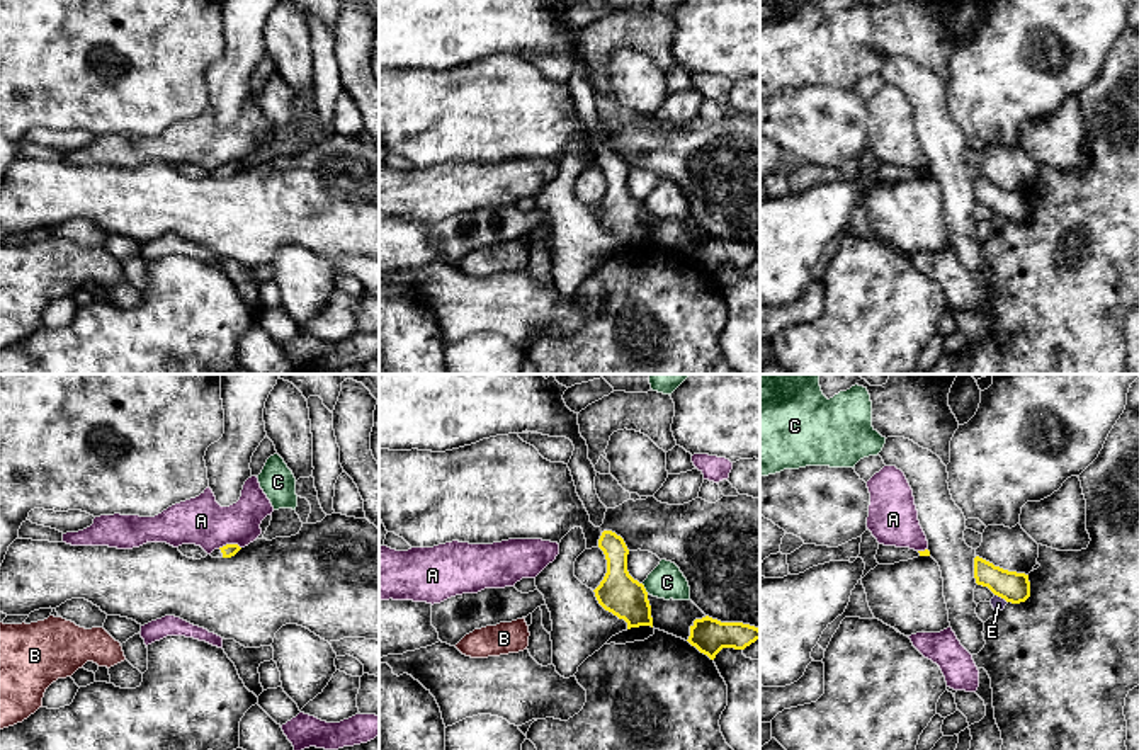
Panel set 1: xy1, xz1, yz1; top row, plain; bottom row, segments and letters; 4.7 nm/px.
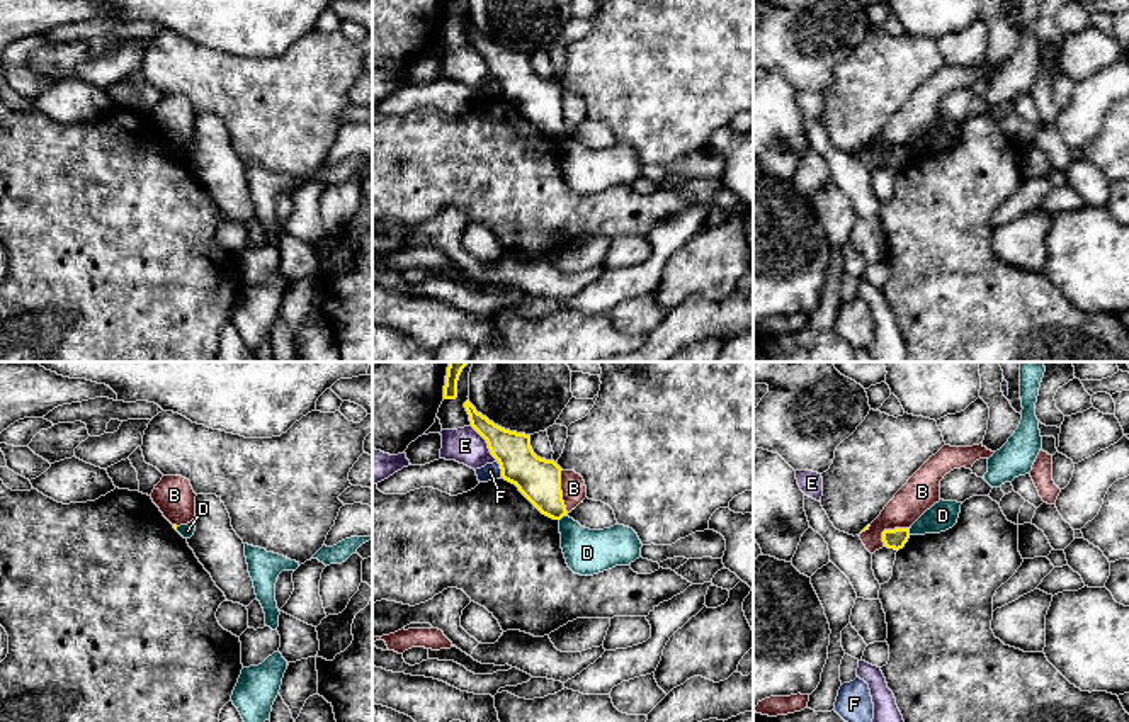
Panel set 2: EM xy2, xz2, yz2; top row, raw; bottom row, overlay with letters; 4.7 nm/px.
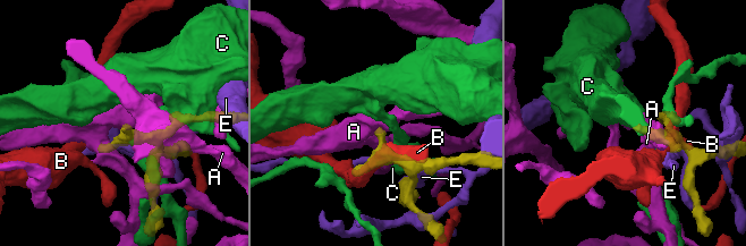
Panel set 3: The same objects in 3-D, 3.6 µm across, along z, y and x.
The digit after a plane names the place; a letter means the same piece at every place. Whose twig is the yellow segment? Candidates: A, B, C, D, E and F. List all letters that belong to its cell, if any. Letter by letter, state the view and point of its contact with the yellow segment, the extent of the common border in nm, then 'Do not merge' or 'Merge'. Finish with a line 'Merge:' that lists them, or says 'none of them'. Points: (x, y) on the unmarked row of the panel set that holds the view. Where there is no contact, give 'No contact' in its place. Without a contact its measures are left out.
A: Touches yellow at xy1 (228, 164). Shared border 110 nm. Do not merge
B: Touches yellow at xz2 (561, 111). Shared border 220 nm. Do not merge
C: Touches yellow at xz1 (645, 208). Shared border 60 nm. Do not merge
D: Touches yellow at xz2 (563, 135). Shared border 50 nm. Do not merge
E: Touches yellow at xz2 (487, 62). Shared border 220 nm. Do not merge
F: Touches yellow at xz2 (500, 87). Shared border 80 nm. Do not merge
Merge: none of them

